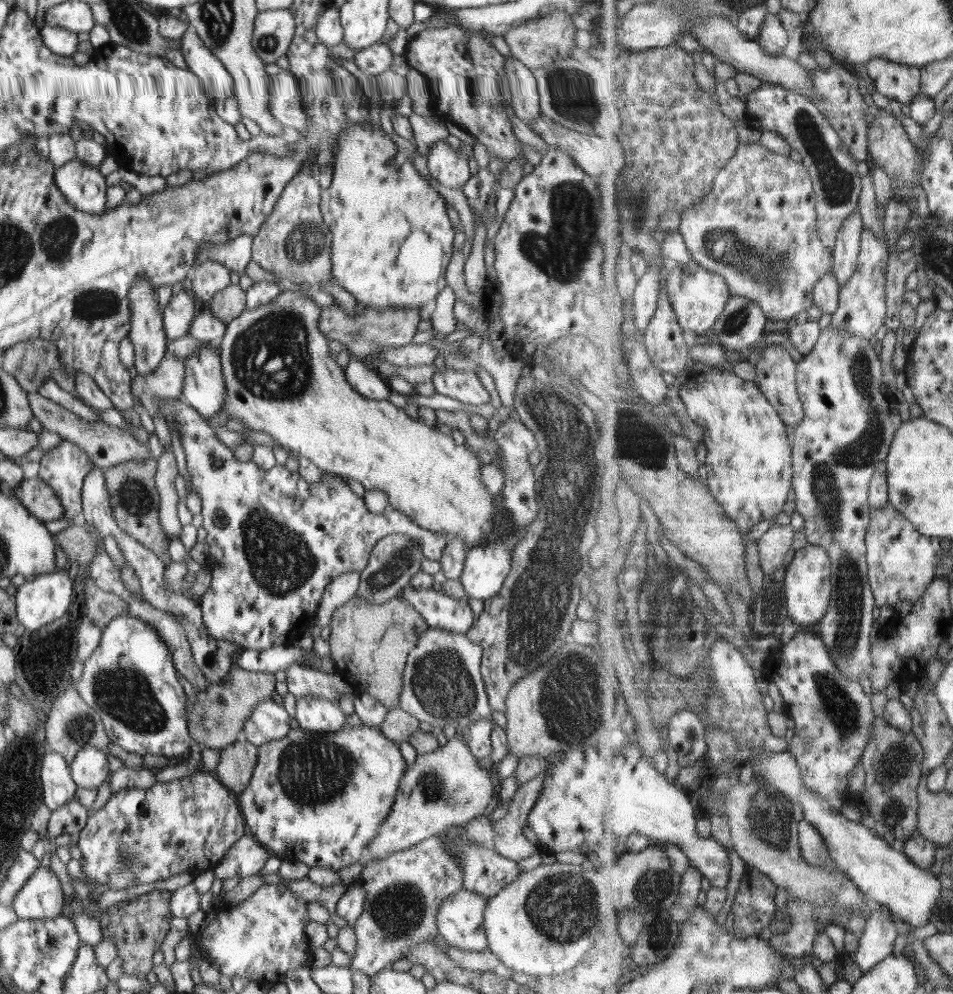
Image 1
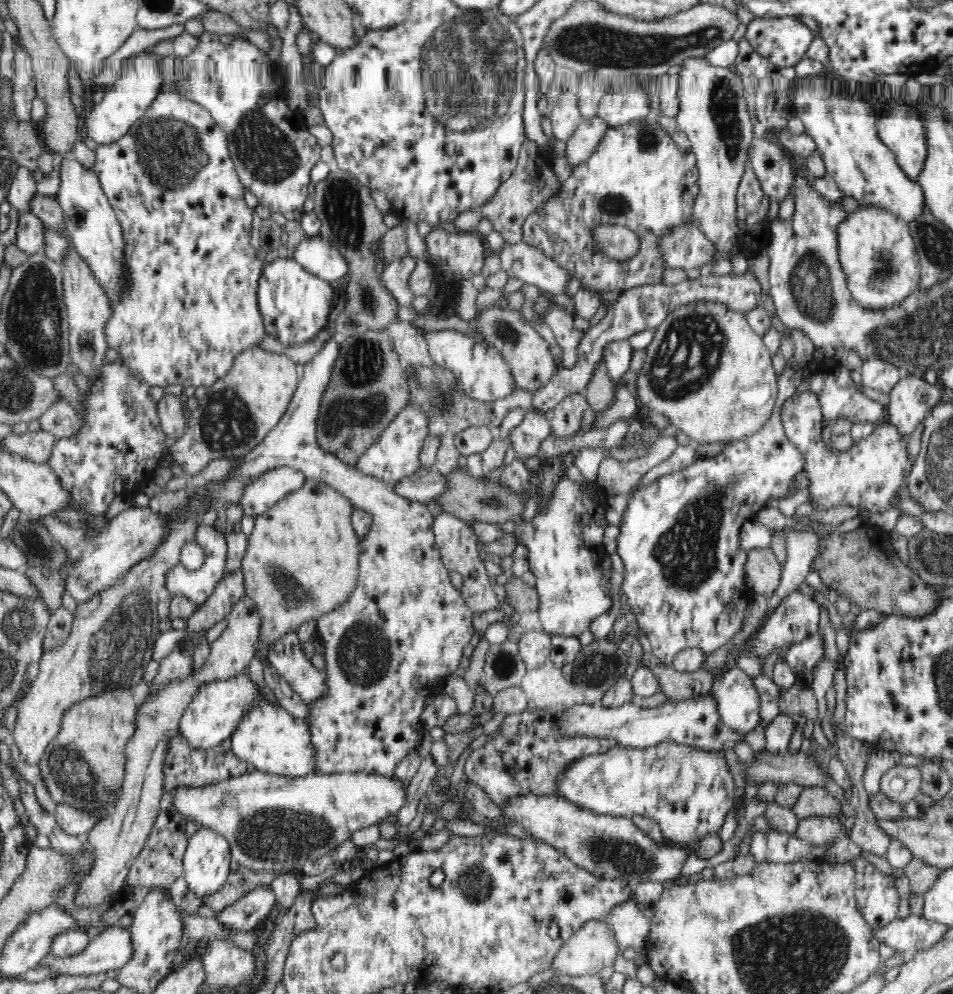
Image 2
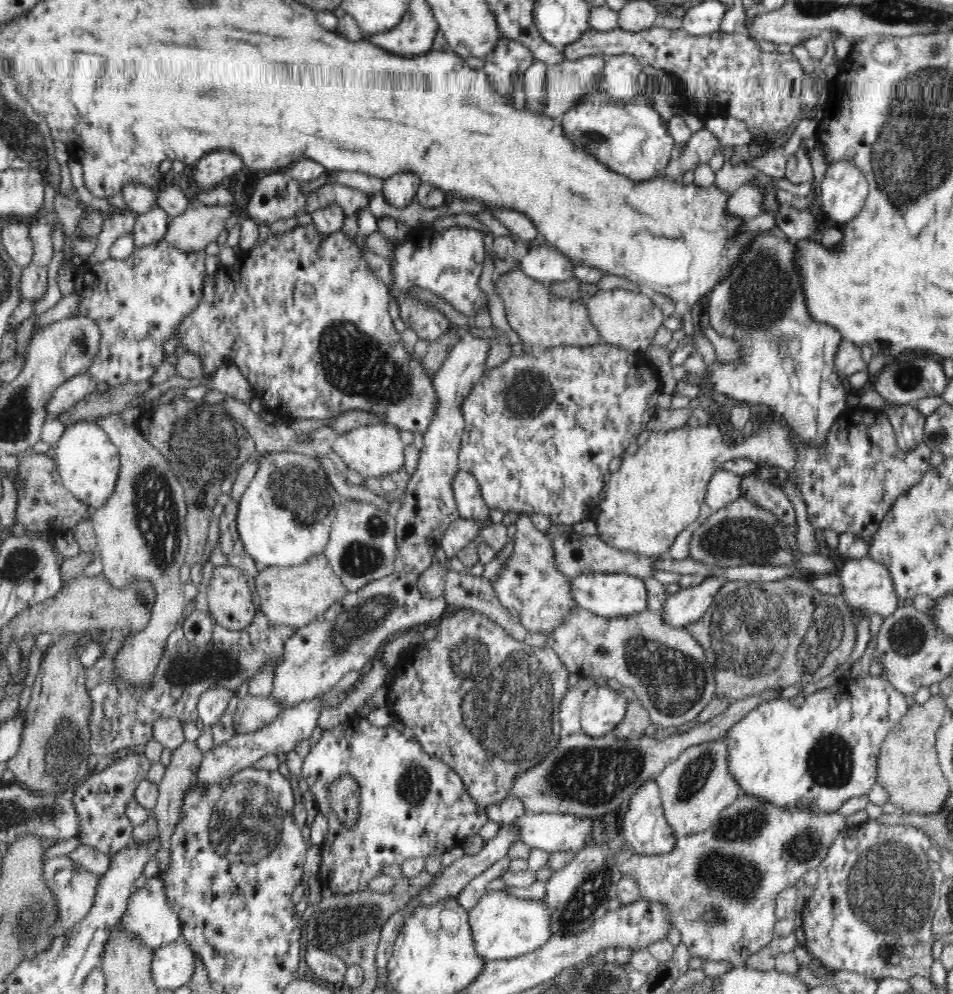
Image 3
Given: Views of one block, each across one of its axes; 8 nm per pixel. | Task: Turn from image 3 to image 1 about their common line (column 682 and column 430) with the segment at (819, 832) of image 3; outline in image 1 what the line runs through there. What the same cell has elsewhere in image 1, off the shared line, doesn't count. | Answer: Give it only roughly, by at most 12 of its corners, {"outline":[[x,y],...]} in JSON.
{"outline":[[432,835],[368,861],[350,968],[371,978],[438,935],[463,868]]}

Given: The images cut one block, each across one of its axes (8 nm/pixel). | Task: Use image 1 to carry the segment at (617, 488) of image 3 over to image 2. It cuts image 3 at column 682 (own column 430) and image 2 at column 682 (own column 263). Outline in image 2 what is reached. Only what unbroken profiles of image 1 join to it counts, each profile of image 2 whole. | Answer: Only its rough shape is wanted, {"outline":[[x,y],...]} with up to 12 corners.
{"outline":[[678,306],[632,387],[692,444],[740,441],[778,377],[745,313]]}

